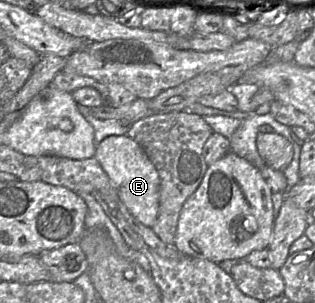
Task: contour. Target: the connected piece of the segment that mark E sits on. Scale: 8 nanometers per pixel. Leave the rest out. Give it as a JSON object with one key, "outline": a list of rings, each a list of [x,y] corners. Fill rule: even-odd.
{"outline":[[[127,135],[104,138],[95,150],[95,158],[115,186],[118,197],[129,212],[147,227],[153,227],[159,213],[158,172],[143,148]]]}

